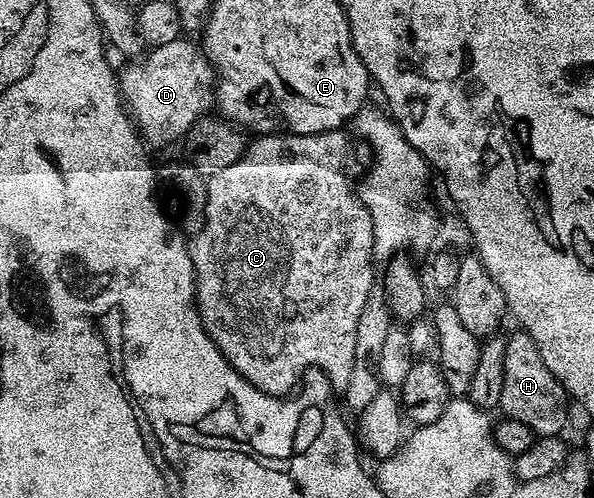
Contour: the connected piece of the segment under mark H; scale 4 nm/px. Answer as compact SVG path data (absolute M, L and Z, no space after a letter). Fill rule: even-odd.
M520 329L517 332L517 335L507 336L504 344L506 381L502 381L502 401L499 410L504 411L503 414L507 418L522 421L522 425L530 425L530 429L537 437L560 435L568 423L570 396L554 377L554 373L546 369L546 361L542 361L542 353L527 331Z

